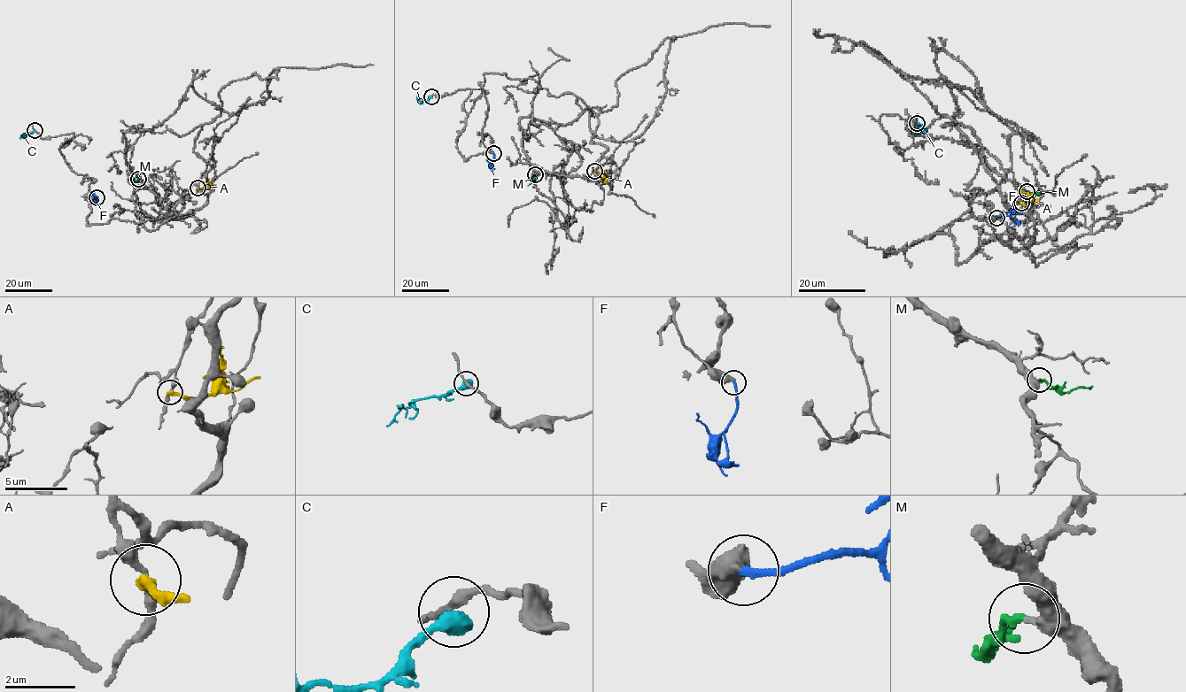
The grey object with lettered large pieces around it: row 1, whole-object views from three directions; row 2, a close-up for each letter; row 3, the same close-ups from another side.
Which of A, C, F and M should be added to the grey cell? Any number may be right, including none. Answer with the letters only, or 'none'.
M

